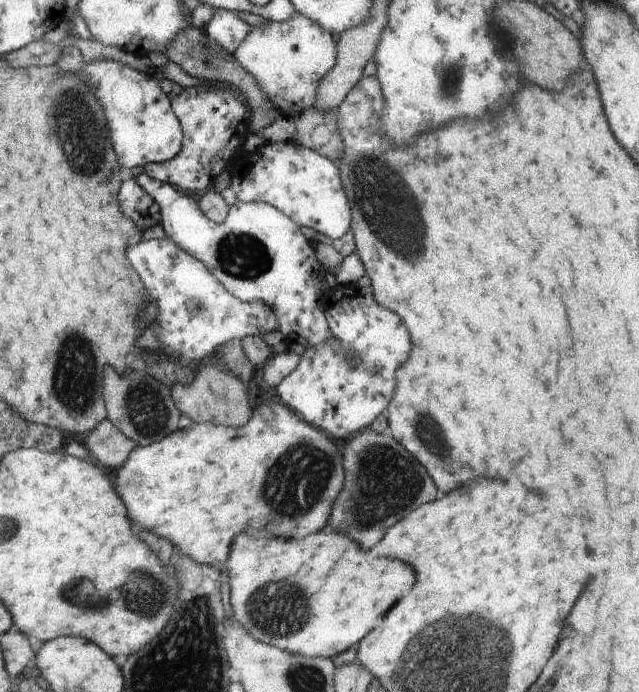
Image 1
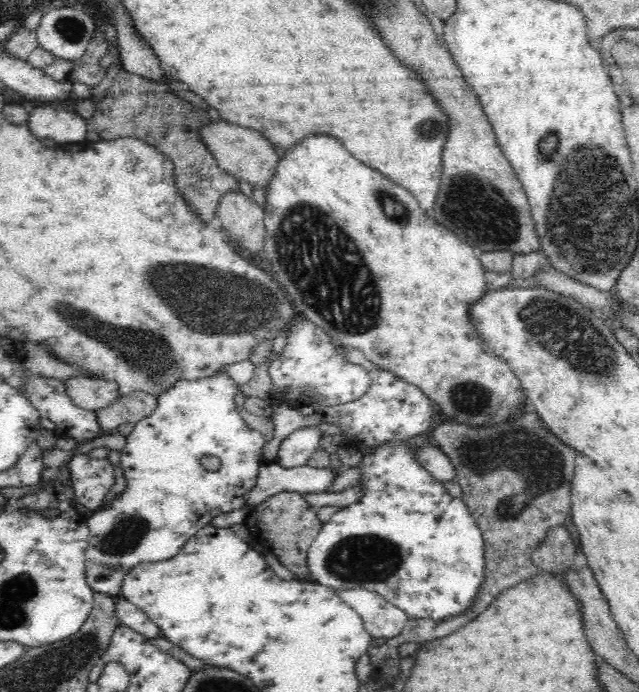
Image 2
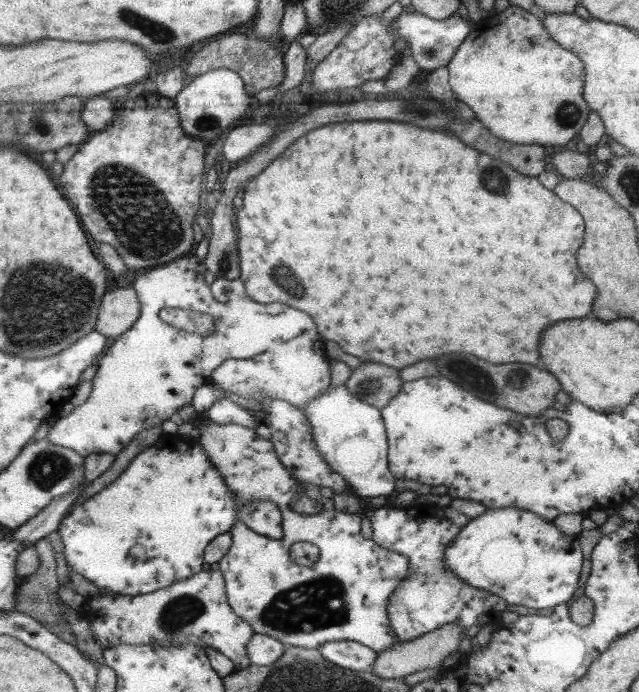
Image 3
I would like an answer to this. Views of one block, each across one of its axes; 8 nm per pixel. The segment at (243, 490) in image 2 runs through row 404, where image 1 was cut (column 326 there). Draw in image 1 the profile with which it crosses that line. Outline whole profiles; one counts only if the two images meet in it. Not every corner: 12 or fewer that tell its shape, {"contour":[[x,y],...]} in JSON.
{"contour":[[292,140],[231,168],[238,201],[332,239],[351,228],[337,164]]}

